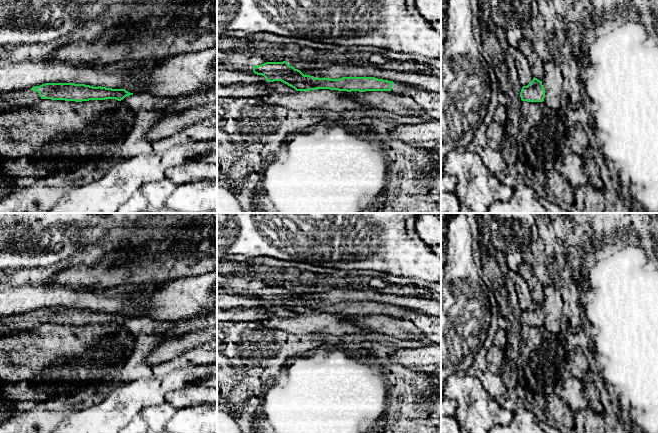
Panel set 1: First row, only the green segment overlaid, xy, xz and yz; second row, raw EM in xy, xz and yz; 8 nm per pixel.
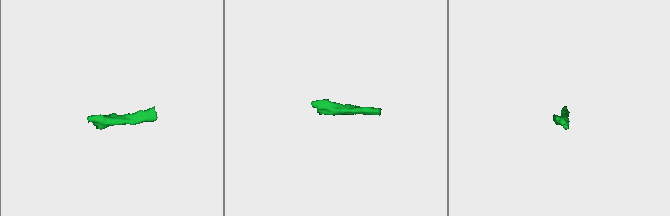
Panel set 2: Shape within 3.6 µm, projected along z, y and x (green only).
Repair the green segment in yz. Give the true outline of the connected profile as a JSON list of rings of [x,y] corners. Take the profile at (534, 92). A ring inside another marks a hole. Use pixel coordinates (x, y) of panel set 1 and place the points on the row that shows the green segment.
[[[533,78],[527,86],[522,87],[520,97],[522,101],[543,102],[545,98],[545,90],[542,81]]]

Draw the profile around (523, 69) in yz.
[[[509,47],[509,53],[511,54],[516,71],[518,74],[518,79],[523,86],[527,86],[532,80],[533,75],[531,73],[531,68],[529,62],[519,48]]]

